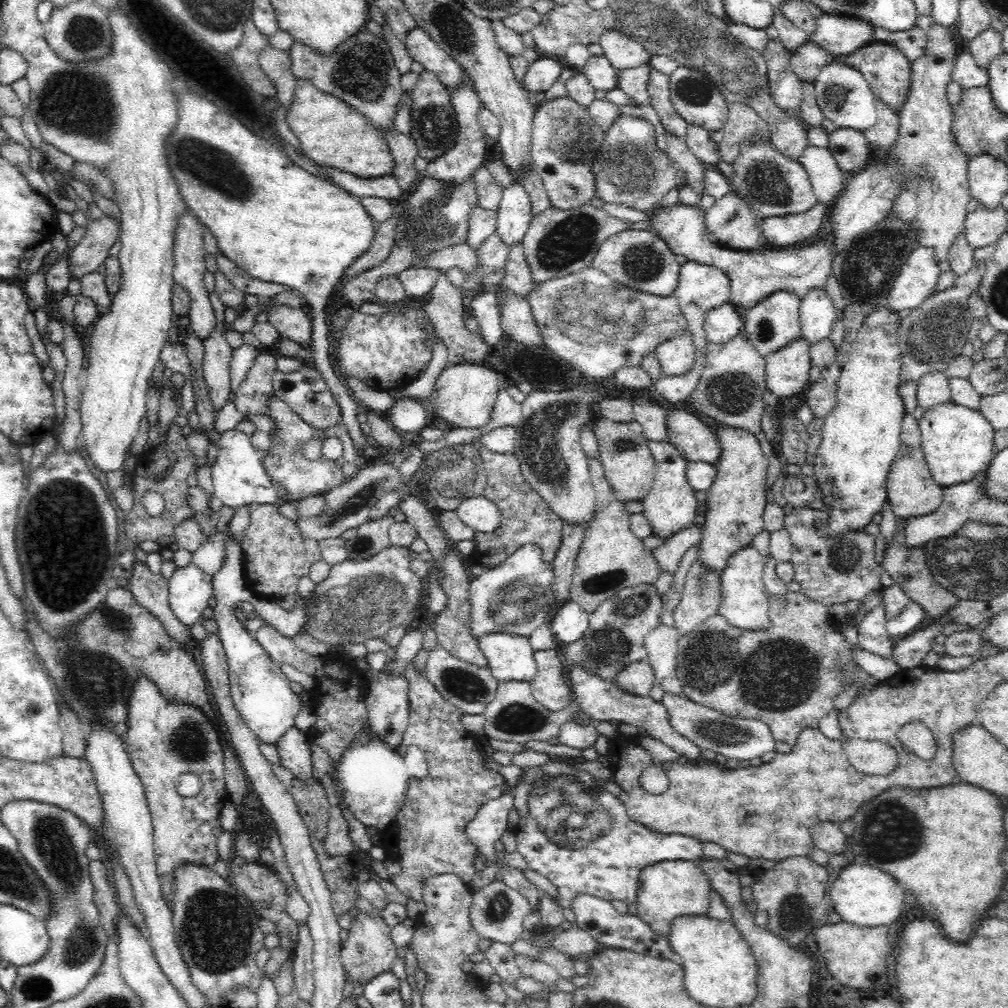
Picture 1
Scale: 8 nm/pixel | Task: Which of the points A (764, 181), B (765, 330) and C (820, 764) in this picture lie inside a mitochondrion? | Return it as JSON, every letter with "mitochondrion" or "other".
{"A":"mitochondrion","B":"mitochondrion","C":"other"}

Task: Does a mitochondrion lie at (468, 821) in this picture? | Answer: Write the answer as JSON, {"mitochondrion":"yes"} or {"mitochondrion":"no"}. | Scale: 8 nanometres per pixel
{"mitochondrion":"no"}

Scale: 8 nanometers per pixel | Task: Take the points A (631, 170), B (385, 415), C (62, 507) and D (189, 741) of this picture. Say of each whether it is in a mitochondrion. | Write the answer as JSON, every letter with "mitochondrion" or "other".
{"A":"mitochondrion","B":"other","C":"mitochondrion","D":"mitochondrion"}

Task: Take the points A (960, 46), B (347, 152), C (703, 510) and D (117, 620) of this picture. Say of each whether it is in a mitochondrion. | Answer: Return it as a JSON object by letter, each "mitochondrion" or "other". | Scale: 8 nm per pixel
{"A":"other","B":"other","C":"other","D":"mitochondrion"}

